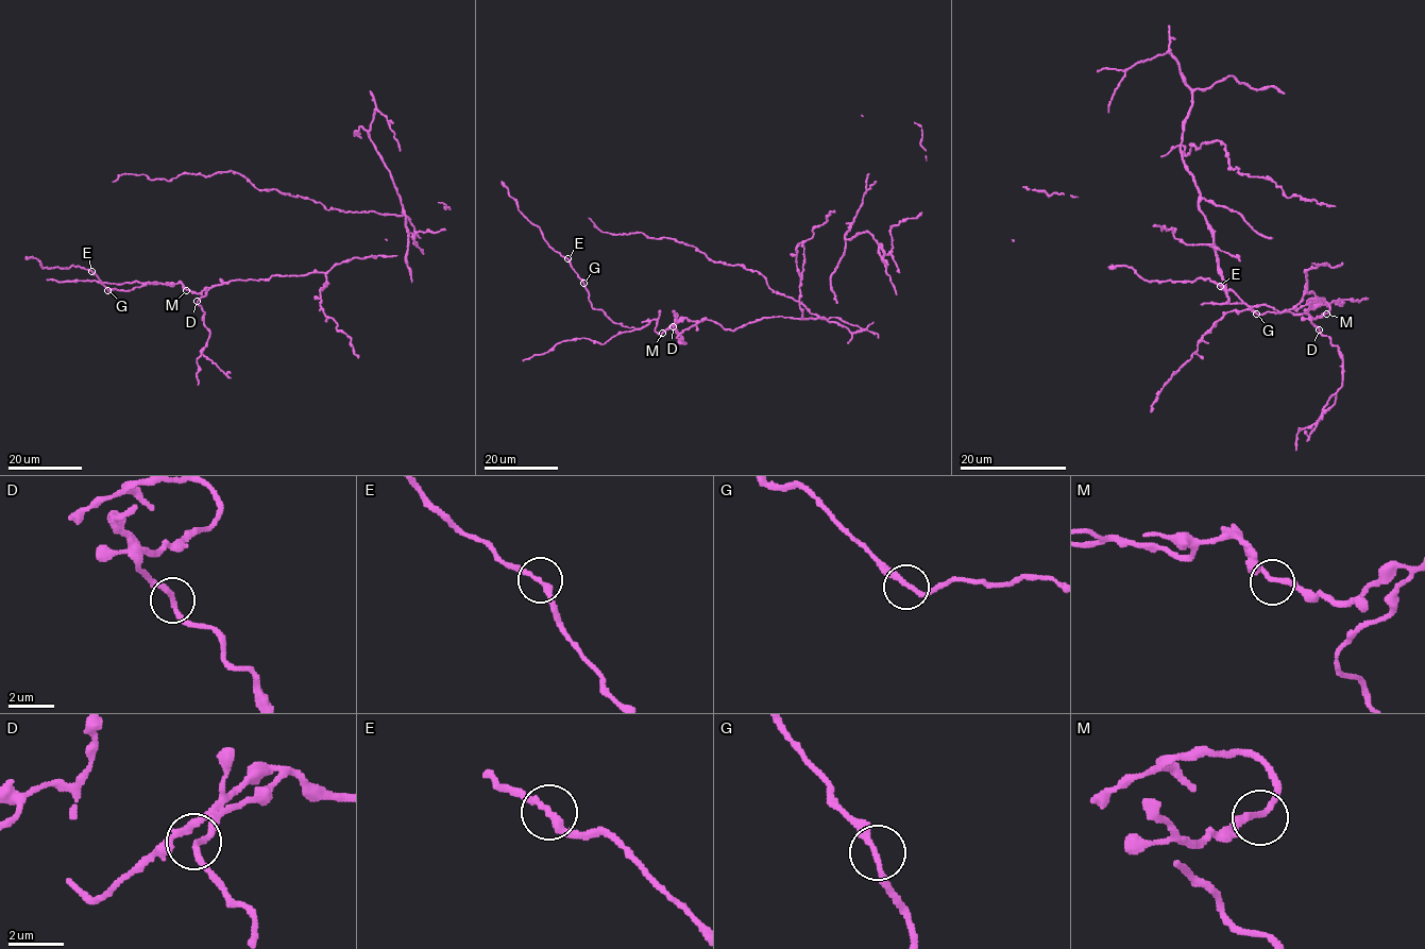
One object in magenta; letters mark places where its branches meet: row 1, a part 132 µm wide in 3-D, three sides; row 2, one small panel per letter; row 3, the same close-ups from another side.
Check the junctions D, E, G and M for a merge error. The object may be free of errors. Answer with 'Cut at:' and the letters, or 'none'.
Cut at: none

